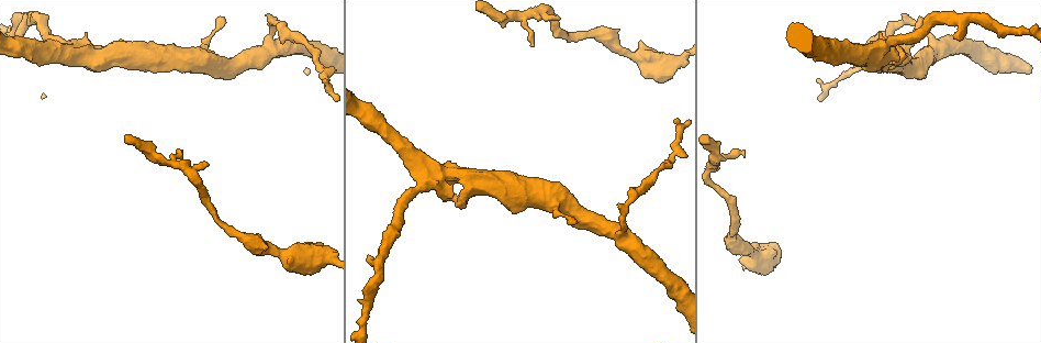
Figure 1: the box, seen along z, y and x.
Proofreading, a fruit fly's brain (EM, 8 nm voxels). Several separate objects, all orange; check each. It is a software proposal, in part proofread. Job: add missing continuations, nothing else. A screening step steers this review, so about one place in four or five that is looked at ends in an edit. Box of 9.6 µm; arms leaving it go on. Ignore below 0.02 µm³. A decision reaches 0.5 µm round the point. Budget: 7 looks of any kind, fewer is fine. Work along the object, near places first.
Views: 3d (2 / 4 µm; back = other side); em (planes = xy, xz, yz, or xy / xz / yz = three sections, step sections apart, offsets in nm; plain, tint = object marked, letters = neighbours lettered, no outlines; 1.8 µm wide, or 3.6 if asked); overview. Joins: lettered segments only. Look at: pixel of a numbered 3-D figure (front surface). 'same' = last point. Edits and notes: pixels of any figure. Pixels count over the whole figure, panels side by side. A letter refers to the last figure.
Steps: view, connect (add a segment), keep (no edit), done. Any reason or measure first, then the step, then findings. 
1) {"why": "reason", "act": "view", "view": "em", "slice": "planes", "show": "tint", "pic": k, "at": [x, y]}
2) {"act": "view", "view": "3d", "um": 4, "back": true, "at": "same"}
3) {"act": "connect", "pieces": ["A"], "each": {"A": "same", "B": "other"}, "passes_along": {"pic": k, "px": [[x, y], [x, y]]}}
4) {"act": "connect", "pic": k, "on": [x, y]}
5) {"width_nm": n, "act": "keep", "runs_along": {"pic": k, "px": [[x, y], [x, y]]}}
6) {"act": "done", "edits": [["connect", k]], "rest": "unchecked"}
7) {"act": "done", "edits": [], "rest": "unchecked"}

{"why": "calibre changes", "act": "view", "view": "em", "um": 3.6, "slice": "planes", "show": "letters", "pic": 1, "at": [589, 32]}

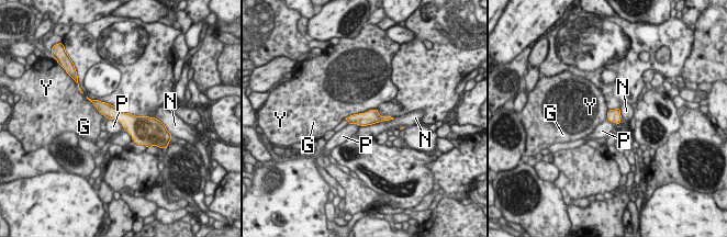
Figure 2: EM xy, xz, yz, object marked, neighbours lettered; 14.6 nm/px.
{"width_nm": 190, "act": "keep", "each": {"G": "other", "N": "other", "P": "other", "Y": "other"}, "border": {"pic": 2, "px": [[376, 108], [350, 114], [345, 119]]}, "found": "no lettered segment goes on from it"}

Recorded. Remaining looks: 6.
{"why": "branch stops here", "act": "view", "view": "3d", "um": 2, "back": true, "pic": 1, "at": [182, 151]}

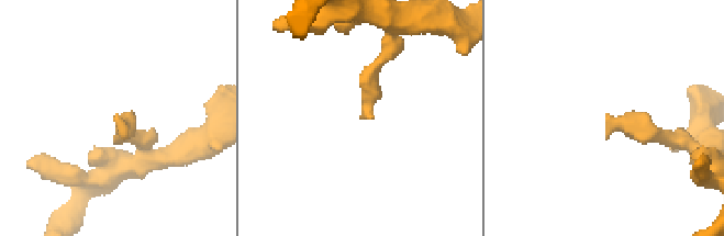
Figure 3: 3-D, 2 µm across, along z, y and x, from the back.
{"act": "view", "view": "em", "um": 3.6, "slice": "planes", "show": "letters", "pic": 3, "at": [362, 117]}

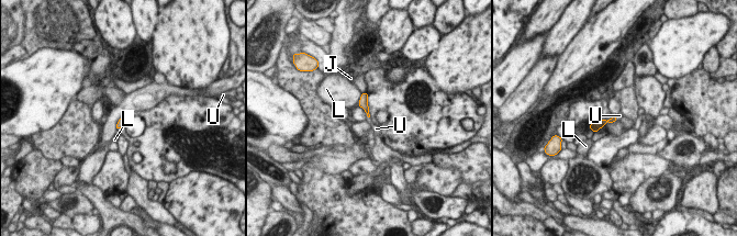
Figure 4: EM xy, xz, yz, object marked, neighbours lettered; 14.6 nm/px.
{"act": "connect", "pieces": ["U"], "each": {"J": "other", "L": "other", "U": "same"}, "found": "the neuron continues"}

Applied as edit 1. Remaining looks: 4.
{"why": "free end", "act": "view", "view": "3d", "um": 2, "pic": 1, "at": [366, 261]}

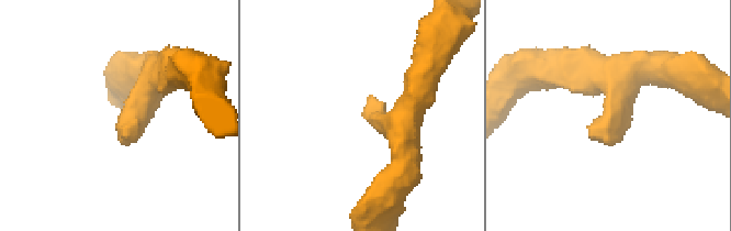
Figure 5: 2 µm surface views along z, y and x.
{"why": "need the tissue", "act": "view", "view": "em", "slice": "planes", "show": "letters", "pic": 5, "at": [369, 121]}

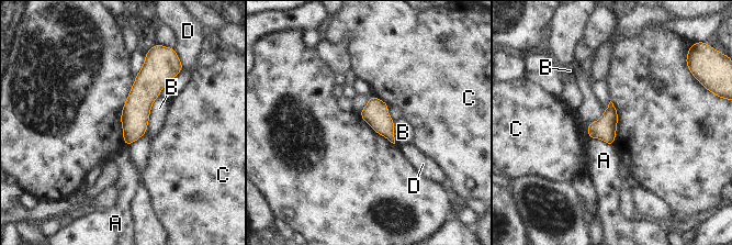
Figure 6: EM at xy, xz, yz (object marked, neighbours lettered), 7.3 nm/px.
{"width_nm": 170, "act": "keep", "each": {"A": "other", "B": "other", "C": "other", "D": "other"}, "runs_along": {"pic": 6, "px": [[157, 67], [138, 102], [127, 141]]}, "found": "none of them fits"}

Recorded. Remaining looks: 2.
{"act": "done", "edits": [["connect", 4]], "rest": "unchecked"}

